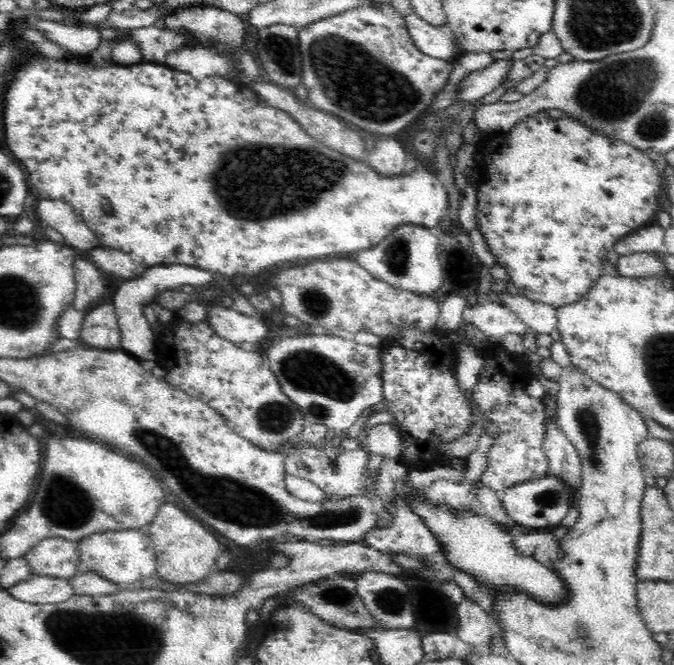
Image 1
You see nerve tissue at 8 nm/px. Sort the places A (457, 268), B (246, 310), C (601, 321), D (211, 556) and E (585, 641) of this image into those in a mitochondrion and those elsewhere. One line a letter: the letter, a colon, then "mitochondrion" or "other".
A: other
B: other
C: other
D: other
E: mitochondrion

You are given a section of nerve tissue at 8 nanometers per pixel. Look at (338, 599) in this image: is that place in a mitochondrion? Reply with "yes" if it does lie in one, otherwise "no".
yes

